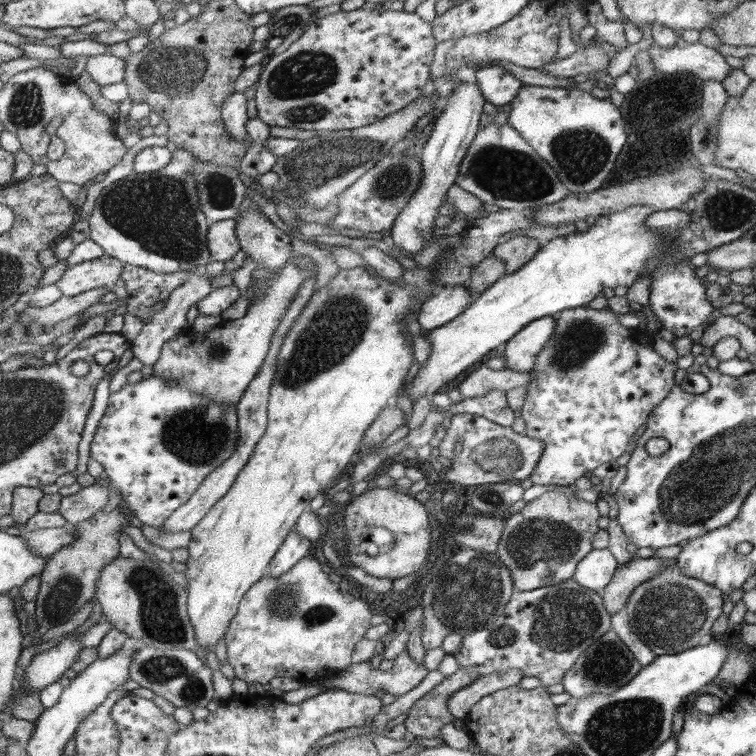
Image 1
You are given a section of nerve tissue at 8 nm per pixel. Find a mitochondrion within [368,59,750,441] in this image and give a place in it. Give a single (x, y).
(505, 171)

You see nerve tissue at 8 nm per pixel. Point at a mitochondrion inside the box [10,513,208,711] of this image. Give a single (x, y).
(159, 616)

